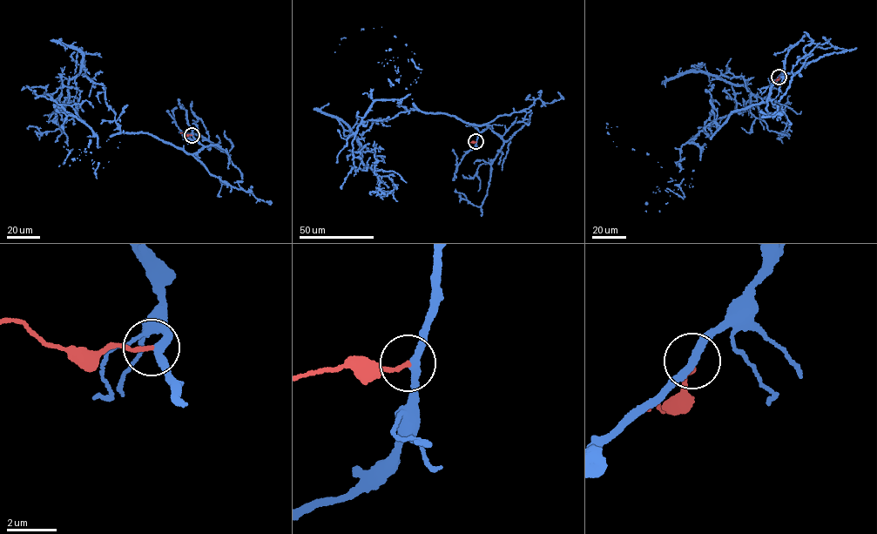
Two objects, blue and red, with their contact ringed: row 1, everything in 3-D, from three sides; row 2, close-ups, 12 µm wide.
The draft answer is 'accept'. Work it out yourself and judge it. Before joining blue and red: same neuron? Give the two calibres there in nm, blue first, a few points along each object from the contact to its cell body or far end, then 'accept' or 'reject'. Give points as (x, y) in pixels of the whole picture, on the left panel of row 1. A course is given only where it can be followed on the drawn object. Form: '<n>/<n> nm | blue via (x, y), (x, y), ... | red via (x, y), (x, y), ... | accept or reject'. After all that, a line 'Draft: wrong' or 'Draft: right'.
320/150 nm | blue via (192, 134), (192, 153), (123, 132), (83, 66), (45, 94), (97, 138), (93, 168), (124, 131), (70, 72) | red via (192, 134), (180, 133) | accept
Draft: right

